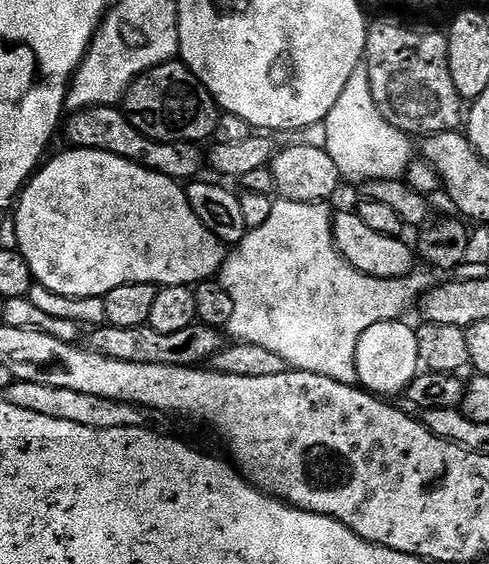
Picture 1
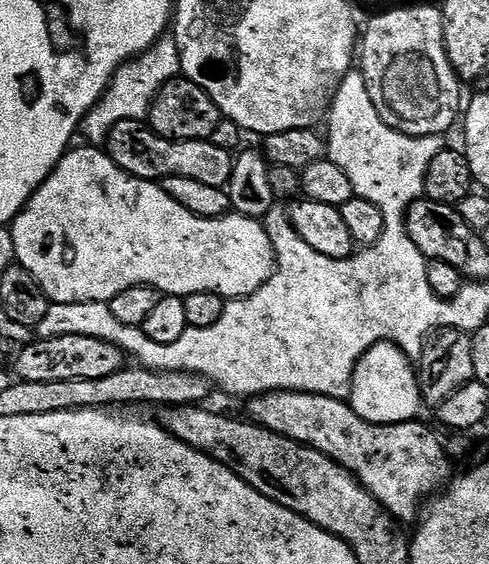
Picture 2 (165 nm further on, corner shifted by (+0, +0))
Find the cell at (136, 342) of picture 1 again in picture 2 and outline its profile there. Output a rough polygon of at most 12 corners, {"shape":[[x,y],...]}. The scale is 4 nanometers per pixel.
{"shape":[[32,338],[10,363],[16,380],[110,378],[124,351],[102,338]]}

